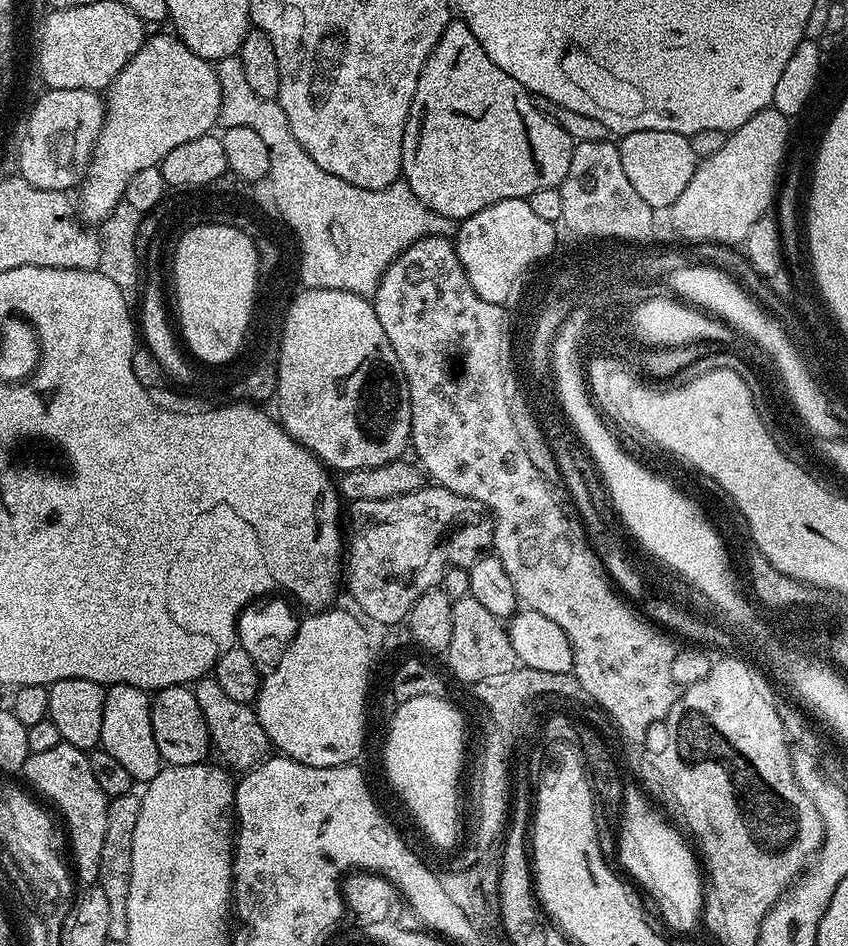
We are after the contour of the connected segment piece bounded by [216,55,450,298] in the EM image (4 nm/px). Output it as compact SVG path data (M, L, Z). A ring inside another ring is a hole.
M239 55L228 56L219 61L216 73L220 83L222 102L220 103L219 123L224 128L234 126L250 126L266 142L266 150L270 150L270 168L275 173L275 191L288 220L295 225L296 231L303 237L304 243L304 278L309 284L331 285L342 287L346 292L353 292L365 298L371 297L384 276L384 271L398 259L408 247L418 242L423 236L442 236L450 228L450 222L444 216L438 216L428 209L410 190L410 186L397 182L370 190L359 188L318 166L310 154L294 138L290 130L290 122L286 122L286 114L280 109L276 100L263 100L254 94L246 79L246 70L242 70Z

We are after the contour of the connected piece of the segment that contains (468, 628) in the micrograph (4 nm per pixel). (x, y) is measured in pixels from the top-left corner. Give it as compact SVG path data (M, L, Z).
M471 594L453 600L452 614L454 619L450 629L450 646L446 653L446 668L449 673L464 677L465 680L477 680L491 677L501 680L518 667L514 654L514 645L510 643L505 621L499 616L490 614L478 598Z

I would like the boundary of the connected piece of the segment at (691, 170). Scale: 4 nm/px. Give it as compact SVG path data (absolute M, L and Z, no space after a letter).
M666 130L625 132L619 137L618 147L622 158L622 170L626 170L626 178L630 178L630 186L634 186L634 190L638 190L638 194L642 197L642 202L649 204L654 210L671 209L672 203L682 194L682 190L686 190L690 178L696 172L698 163L696 155L694 150L690 150L688 137L682 134L674 134Z

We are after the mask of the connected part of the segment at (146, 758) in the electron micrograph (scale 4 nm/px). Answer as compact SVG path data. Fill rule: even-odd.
M113 684L105 691L99 747L110 754L110 758L115 758L134 782L153 780L160 773L162 757L158 742L154 742L152 701L145 689L129 684Z

